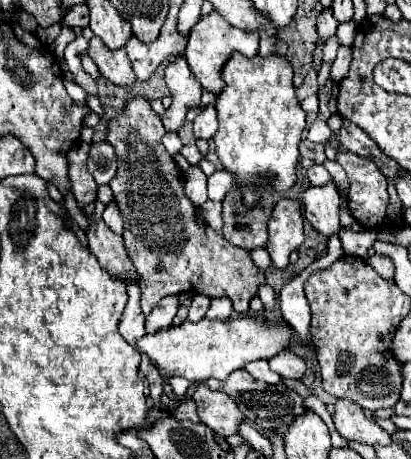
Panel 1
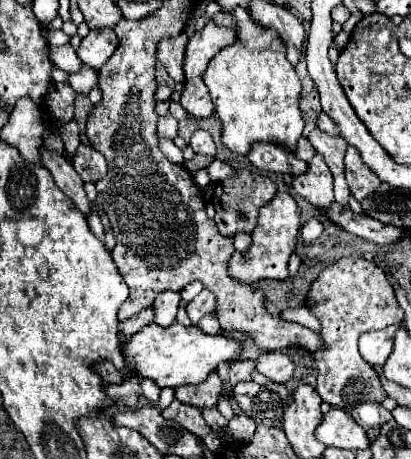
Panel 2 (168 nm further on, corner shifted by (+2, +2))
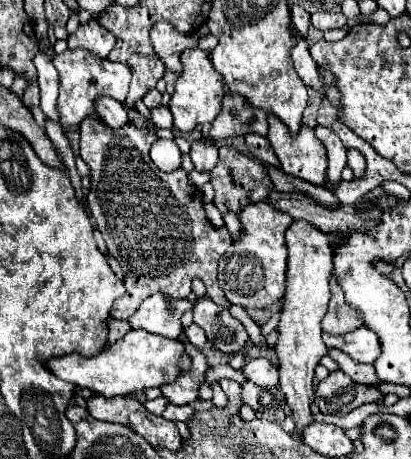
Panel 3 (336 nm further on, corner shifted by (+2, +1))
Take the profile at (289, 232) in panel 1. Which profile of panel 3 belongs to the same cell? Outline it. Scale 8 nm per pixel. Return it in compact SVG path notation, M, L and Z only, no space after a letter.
M268 201L248 205L240 215L242 237L218 261L218 283L230 303L240 307L266 307L284 297L288 249L284 241L286 229L292 225L288 213L276 211Z

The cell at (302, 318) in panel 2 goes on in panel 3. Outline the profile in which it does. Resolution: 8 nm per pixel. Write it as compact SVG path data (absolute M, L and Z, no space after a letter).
M360 327L342 337L332 337L324 333L324 343L326 347L338 347L346 351L358 363L374 363L380 357L380 349L382 349L378 345L378 335L366 327Z

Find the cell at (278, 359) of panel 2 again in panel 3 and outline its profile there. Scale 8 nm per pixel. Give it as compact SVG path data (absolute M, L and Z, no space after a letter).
M256 357L250 359L244 365L244 373L248 377L248 381L260 385L260 387L276 387L278 385L278 365L274 365L270 359L266 357Z

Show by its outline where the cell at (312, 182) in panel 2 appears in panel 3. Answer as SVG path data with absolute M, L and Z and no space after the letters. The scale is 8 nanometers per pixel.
M268 115L268 125L268 139L280 159L282 171L324 187L328 159L324 145L314 135L314 129L302 125L300 133L290 137L286 125L282 125L282 121L278 121L274 115Z

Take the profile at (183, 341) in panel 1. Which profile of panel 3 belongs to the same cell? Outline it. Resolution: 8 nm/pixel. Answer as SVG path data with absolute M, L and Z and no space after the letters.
M130 329L120 341L108 345L102 353L94 357L84 357L80 353L70 353L64 357L54 357L48 361L50 371L60 379L74 383L78 387L88 387L90 391L114 397L114 395L132 395L146 391L150 387L162 387L170 381L176 381L182 373L192 369L192 357L184 351L180 339L166 339L144 329Z

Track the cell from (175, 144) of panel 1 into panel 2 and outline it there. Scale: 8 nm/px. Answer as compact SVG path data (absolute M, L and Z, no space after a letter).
M166 114L166 116L160 116L158 118L158 134L160 136L166 136L166 138L174 138L178 136L178 120L172 116L172 114Z

